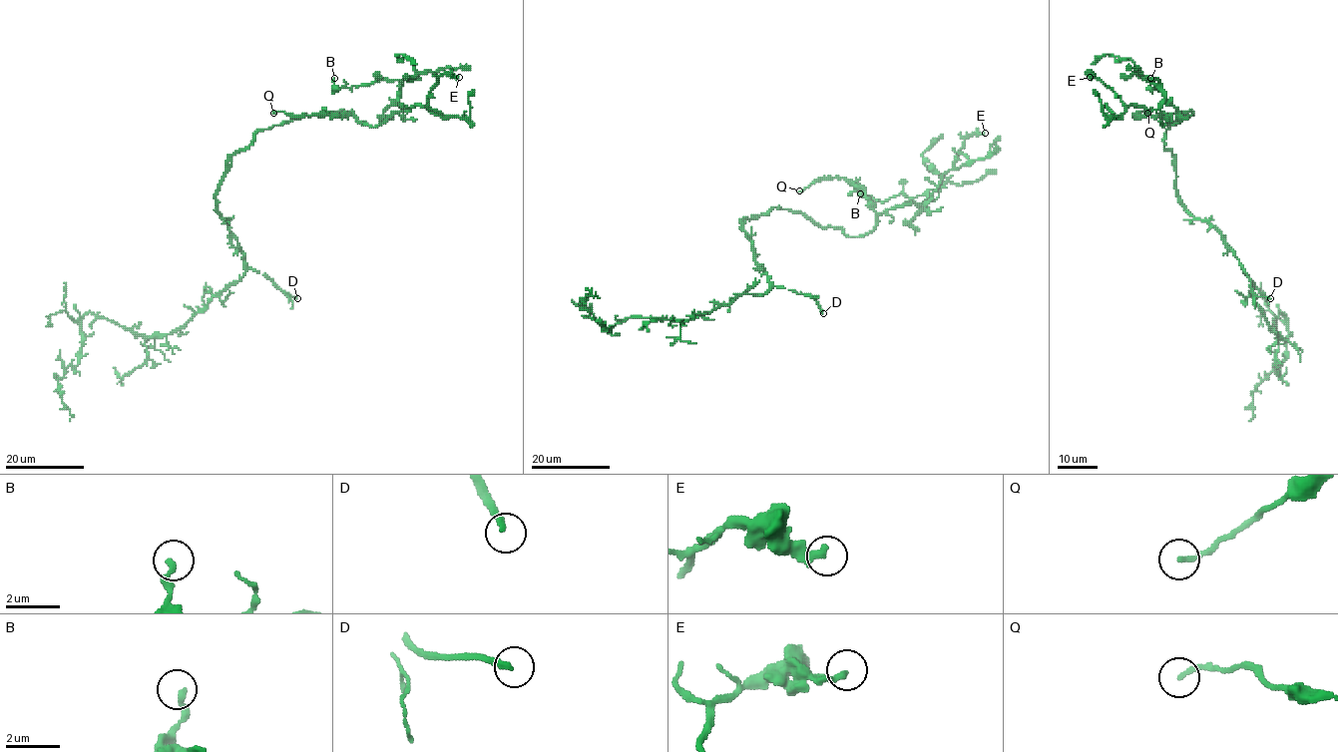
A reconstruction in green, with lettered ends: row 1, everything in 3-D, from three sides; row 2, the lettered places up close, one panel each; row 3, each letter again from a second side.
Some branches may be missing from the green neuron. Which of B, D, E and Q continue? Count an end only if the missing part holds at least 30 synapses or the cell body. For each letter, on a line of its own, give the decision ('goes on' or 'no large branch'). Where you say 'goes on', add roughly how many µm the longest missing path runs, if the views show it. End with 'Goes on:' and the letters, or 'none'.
B: no large branch
D: goes on | 120 µm
E: no large branch
Q: no large branch
Goes on: D

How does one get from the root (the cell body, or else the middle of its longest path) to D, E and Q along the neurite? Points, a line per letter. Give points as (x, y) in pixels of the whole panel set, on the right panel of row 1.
D: (1190, 213), (1208, 221), (1218, 232), (1243, 268), (1252, 292), (1256, 296), (1270, 298)
E: (1190, 213), (1177, 196), (1164, 135), (1193, 114), (1173, 113), (1162, 127), (1159, 110), (1126, 106), (1090, 77)
Q: (1190, 213), (1177, 196), (1173, 156), (1164, 148), (1164, 135), (1170, 126), (1193, 114), (1134, 116), (1147, 113)

